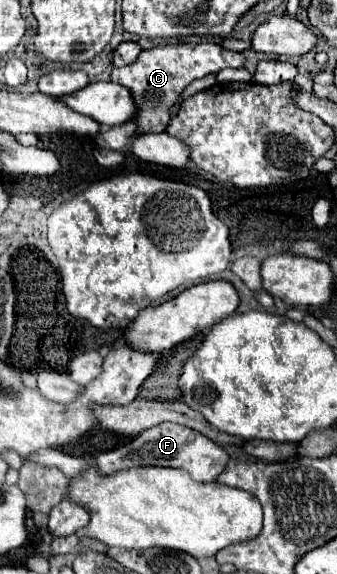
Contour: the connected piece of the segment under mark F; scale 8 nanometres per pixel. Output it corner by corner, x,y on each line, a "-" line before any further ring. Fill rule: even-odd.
162,423
162,425
156,425
156,427
150,427
148,431
138,435
128,445
122,445
122,447
112,449
112,451
104,451
96,457
96,465
102,473
114,473
118,469
140,467
140,465
182,467
198,483
214,481
222,473
226,463
228,463
228,453
220,445
216,445
214,441
210,441
208,437
204,437
198,431
194,431
190,427
184,427
184,425
176,425
176,423

